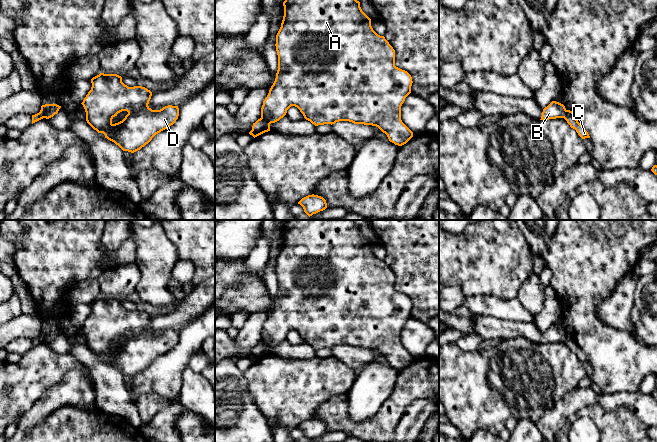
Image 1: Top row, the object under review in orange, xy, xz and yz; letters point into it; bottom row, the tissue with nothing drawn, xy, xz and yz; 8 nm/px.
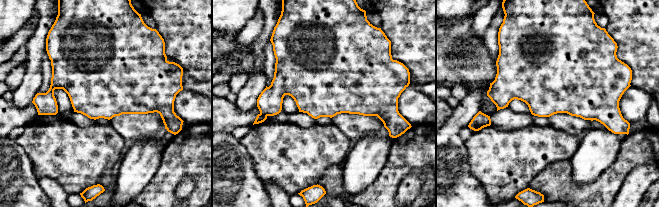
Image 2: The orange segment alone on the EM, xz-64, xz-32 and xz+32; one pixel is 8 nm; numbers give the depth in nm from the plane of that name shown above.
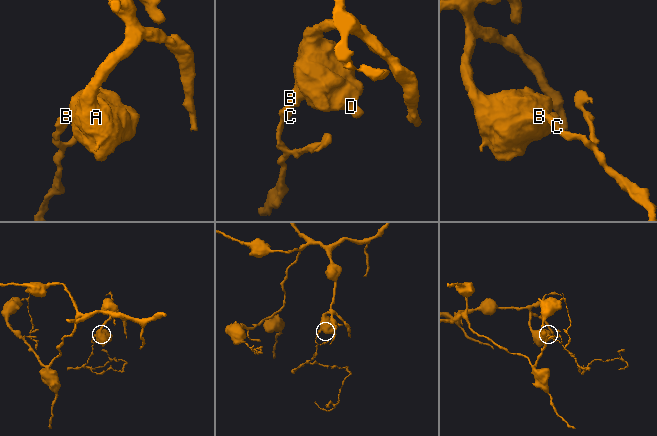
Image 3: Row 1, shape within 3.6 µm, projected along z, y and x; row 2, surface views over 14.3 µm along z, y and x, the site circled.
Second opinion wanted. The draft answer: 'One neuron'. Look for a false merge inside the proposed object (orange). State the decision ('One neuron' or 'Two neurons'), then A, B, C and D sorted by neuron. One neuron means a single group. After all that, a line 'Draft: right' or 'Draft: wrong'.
Two neurons. Groups: A B D / C
Draft: wrong

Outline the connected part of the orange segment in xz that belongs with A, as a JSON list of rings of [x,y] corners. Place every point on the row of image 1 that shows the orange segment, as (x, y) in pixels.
[[[285,0],[283,2],[284,16],[281,27],[276,35],[276,51],[278,55],[278,70],[276,78],[261,108],[261,118],[267,122],[275,123],[283,118],[291,106],[297,107],[304,118],[315,126],[335,124],[339,121],[349,121],[354,124],[372,125],[385,133],[390,142],[402,146],[412,137],[413,132],[401,120],[401,106],[405,98],[411,93],[411,75],[395,66],[395,50],[385,39],[378,35],[371,26],[371,19],[362,11],[357,0]]]

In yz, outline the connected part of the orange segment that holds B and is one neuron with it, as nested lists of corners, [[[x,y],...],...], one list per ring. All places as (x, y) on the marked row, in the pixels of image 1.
[[[552,101],[547,107],[543,109],[540,120],[563,118],[565,112],[566,108],[563,104],[556,101]]]

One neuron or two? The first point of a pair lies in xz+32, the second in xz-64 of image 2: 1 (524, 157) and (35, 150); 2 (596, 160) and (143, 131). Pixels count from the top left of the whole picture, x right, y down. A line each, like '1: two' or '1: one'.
1: one
2: two

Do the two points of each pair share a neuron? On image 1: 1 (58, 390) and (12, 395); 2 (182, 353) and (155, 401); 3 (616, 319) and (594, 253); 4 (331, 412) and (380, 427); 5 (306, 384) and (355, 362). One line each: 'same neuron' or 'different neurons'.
1: different neurons
2: different neurons
3: different neurons
4: same neuron
5: different neurons

